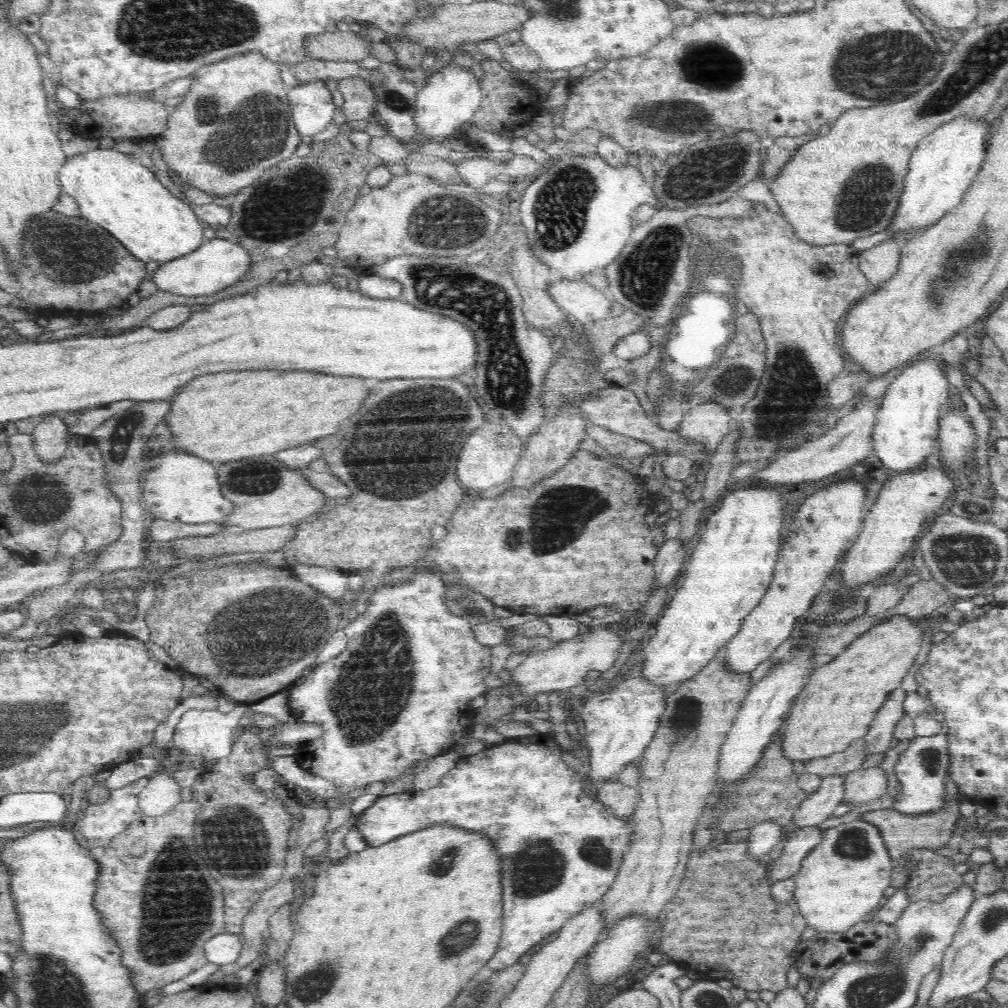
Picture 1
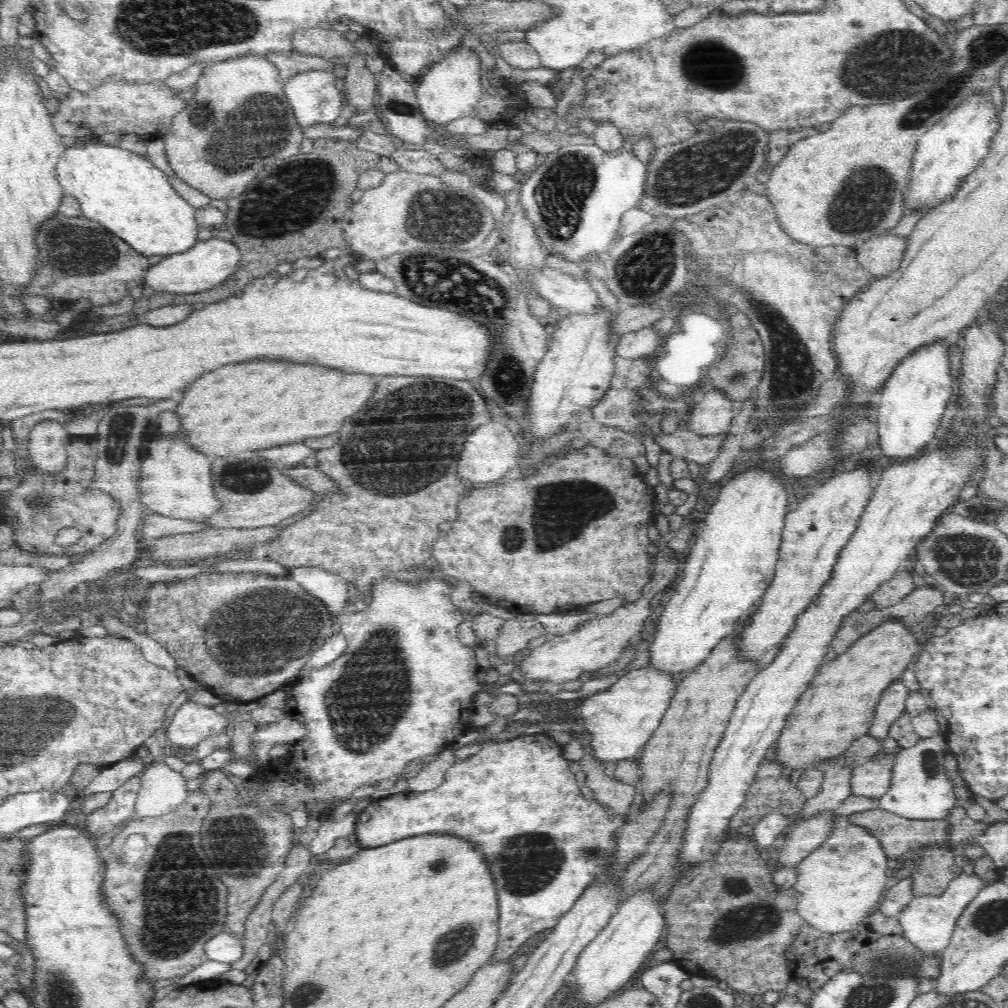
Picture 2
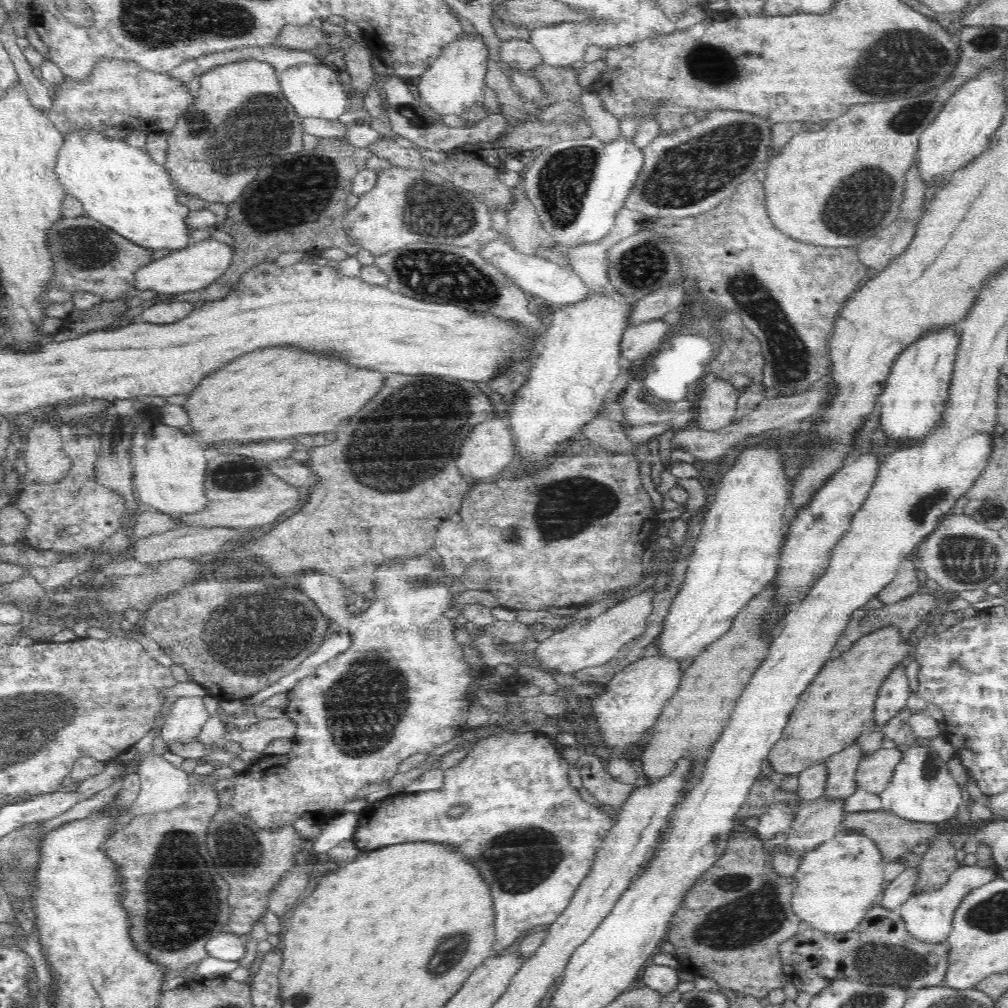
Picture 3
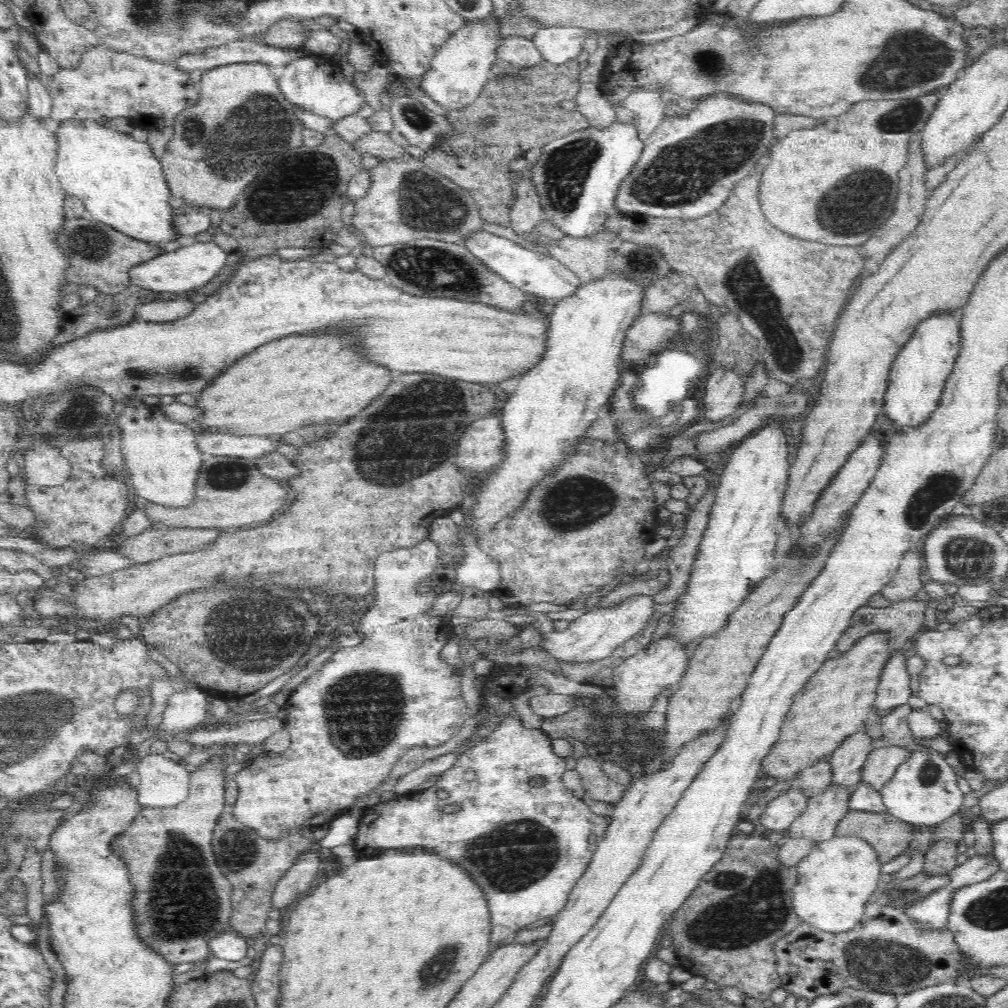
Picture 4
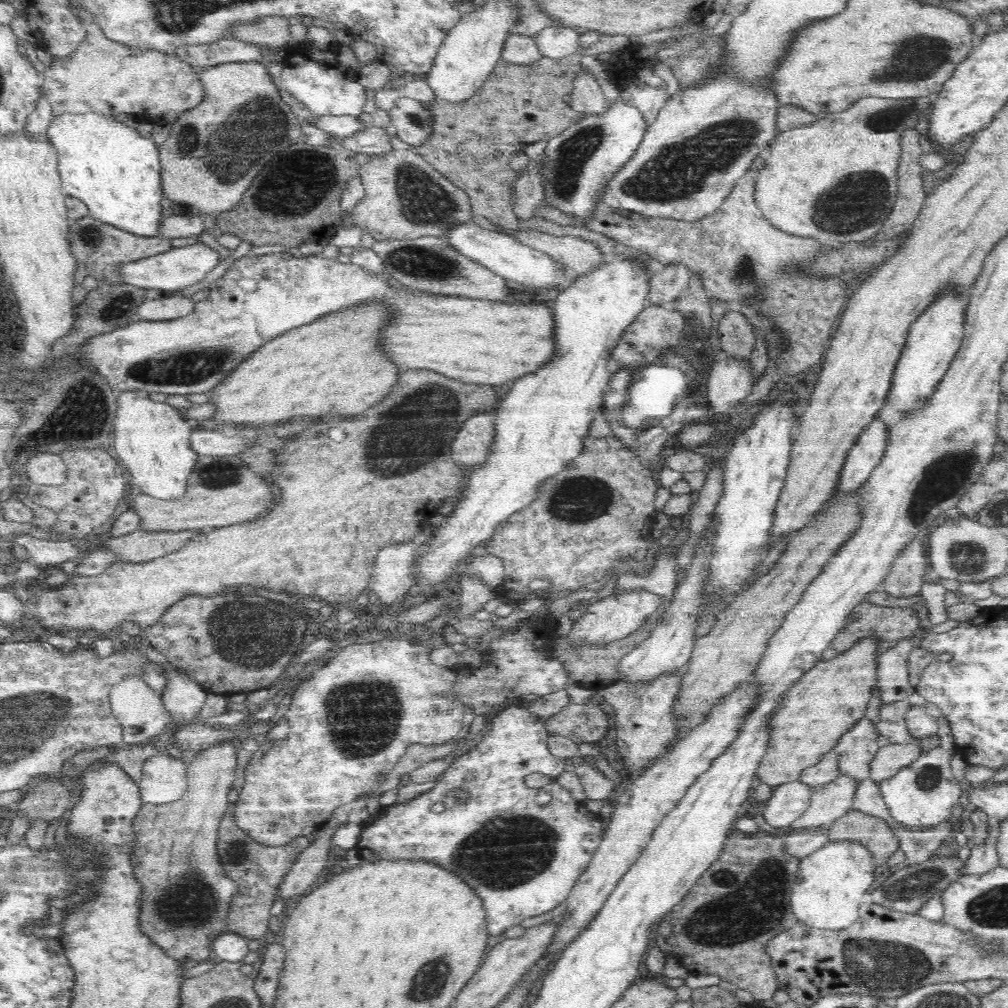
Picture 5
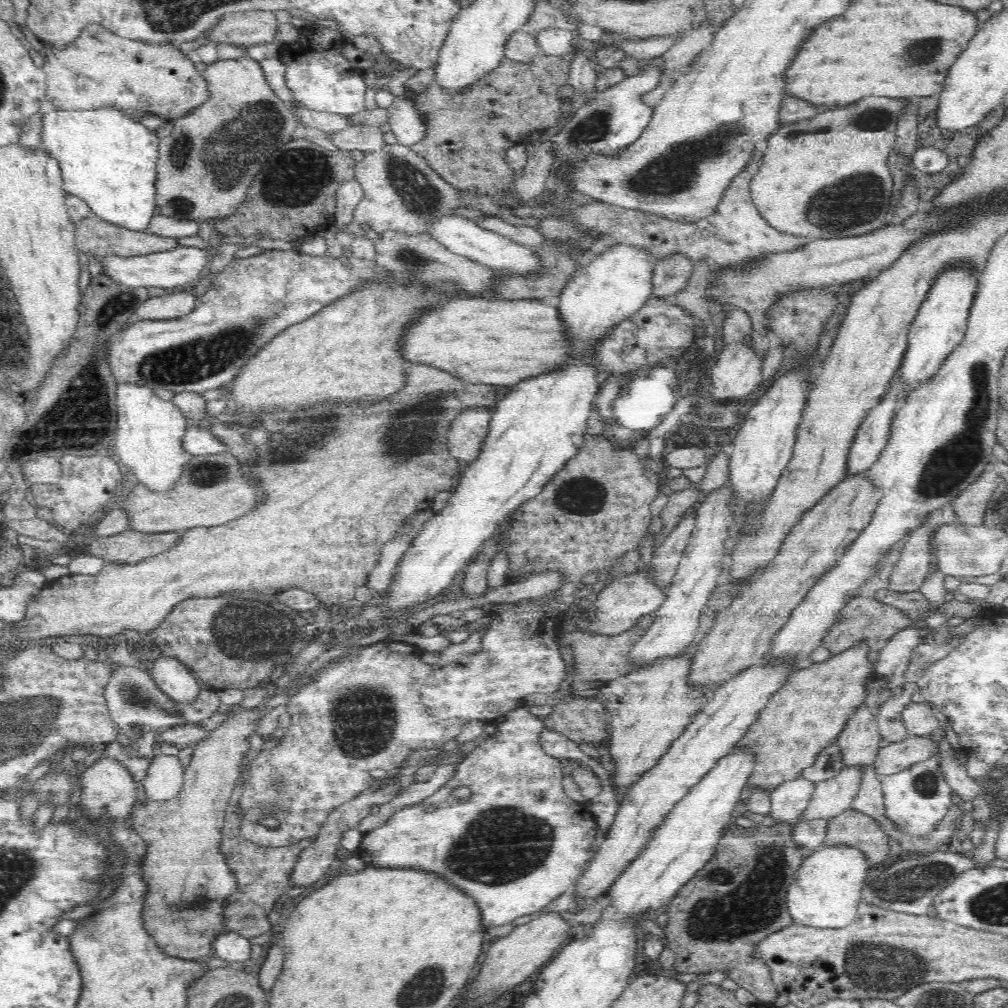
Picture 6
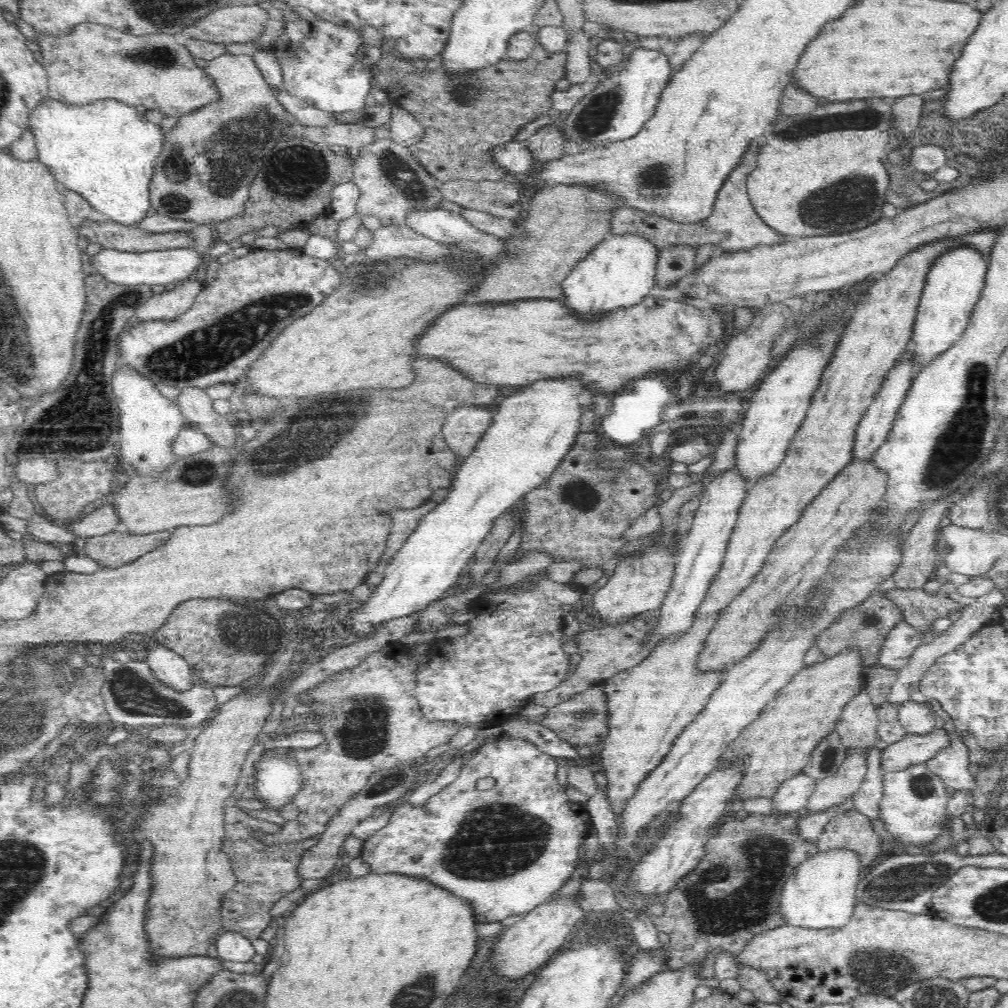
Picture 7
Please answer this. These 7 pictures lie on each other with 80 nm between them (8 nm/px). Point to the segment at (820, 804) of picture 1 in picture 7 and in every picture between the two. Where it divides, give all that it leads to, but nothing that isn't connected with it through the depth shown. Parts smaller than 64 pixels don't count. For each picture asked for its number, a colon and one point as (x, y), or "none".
2: (835, 788)
3: (841, 767)
4: (846, 761)
5: (855, 750)
6: (858, 743)
7: (858, 726)

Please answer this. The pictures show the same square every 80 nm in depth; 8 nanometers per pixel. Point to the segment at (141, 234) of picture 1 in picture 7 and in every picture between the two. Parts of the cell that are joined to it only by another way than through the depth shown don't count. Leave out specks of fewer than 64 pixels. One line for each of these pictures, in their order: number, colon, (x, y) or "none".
2: (125, 193)
3: (120, 186)
4: (121, 183)
5: (115, 171)
6: (110, 161)
7: (106, 152)

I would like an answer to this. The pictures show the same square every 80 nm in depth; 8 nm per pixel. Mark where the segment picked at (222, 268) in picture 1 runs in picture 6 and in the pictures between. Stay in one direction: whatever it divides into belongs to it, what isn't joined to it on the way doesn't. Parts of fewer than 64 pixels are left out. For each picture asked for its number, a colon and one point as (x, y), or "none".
2: (211, 262)
3: (195, 267)
4: (188, 268)
5: (177, 268)
6: (180, 267)

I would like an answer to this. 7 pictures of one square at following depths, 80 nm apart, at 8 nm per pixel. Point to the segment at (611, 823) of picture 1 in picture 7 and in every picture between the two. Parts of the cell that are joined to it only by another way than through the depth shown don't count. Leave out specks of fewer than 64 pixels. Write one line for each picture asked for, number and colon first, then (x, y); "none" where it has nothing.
2: (512, 795)
3: (534, 838)
4: (527, 846)
5: (522, 857)
6: (519, 842)
7: (505, 850)

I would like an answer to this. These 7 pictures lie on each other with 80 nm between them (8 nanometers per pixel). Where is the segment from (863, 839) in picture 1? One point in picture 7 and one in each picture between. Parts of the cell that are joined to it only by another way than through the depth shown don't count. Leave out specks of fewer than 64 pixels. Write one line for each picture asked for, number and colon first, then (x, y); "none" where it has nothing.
2: (839, 884)
3: (838, 882)
4: (837, 877)
5: (833, 882)
6: (826, 892)
7: (822, 893)

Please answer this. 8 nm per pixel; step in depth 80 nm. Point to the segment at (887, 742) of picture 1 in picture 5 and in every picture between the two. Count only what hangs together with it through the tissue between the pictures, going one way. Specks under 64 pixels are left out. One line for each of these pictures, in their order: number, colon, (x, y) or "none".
2: (892, 704)
3: (893, 694)
4: (894, 688)
5: (893, 684)

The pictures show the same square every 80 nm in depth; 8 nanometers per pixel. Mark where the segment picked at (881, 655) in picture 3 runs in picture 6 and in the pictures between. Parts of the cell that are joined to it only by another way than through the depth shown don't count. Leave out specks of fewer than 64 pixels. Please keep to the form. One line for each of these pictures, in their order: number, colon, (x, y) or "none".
4: (823, 715)
5: (830, 698)
6: (810, 712)

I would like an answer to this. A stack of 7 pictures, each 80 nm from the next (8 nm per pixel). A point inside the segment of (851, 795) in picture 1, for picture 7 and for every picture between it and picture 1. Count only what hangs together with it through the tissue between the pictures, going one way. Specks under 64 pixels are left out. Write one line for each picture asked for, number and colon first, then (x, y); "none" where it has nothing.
2: (873, 779)
3: (875, 771)
4: (879, 767)
5: (889, 759)
6: (897, 756)
7: (915, 748)

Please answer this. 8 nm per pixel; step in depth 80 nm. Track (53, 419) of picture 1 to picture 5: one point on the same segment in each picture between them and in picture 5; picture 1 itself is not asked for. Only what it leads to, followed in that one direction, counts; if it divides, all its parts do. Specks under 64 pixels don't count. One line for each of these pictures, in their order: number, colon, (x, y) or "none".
2: (48, 442)
3: (47, 463)
4: (44, 466)
5: (48, 469)

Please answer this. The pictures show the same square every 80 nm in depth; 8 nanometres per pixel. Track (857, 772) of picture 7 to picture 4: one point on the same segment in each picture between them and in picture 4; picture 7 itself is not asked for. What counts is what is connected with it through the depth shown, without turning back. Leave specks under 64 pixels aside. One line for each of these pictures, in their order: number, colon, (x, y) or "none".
4: (819, 819)
5: (828, 802)
6: (830, 798)

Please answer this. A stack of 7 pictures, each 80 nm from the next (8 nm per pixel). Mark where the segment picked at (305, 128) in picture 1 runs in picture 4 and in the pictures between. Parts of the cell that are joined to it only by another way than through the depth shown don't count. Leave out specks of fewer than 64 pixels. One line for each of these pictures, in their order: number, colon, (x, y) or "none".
2: (313, 96)
3: (313, 91)
4: (316, 84)

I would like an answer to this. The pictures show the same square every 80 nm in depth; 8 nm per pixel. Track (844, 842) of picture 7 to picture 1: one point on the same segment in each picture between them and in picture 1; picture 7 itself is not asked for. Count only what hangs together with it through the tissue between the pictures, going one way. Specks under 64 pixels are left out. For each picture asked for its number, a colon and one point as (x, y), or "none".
1: (902, 833)
2: (896, 834)
3: (894, 836)
4: (888, 836)
5: (874, 833)
6: (853, 828)

